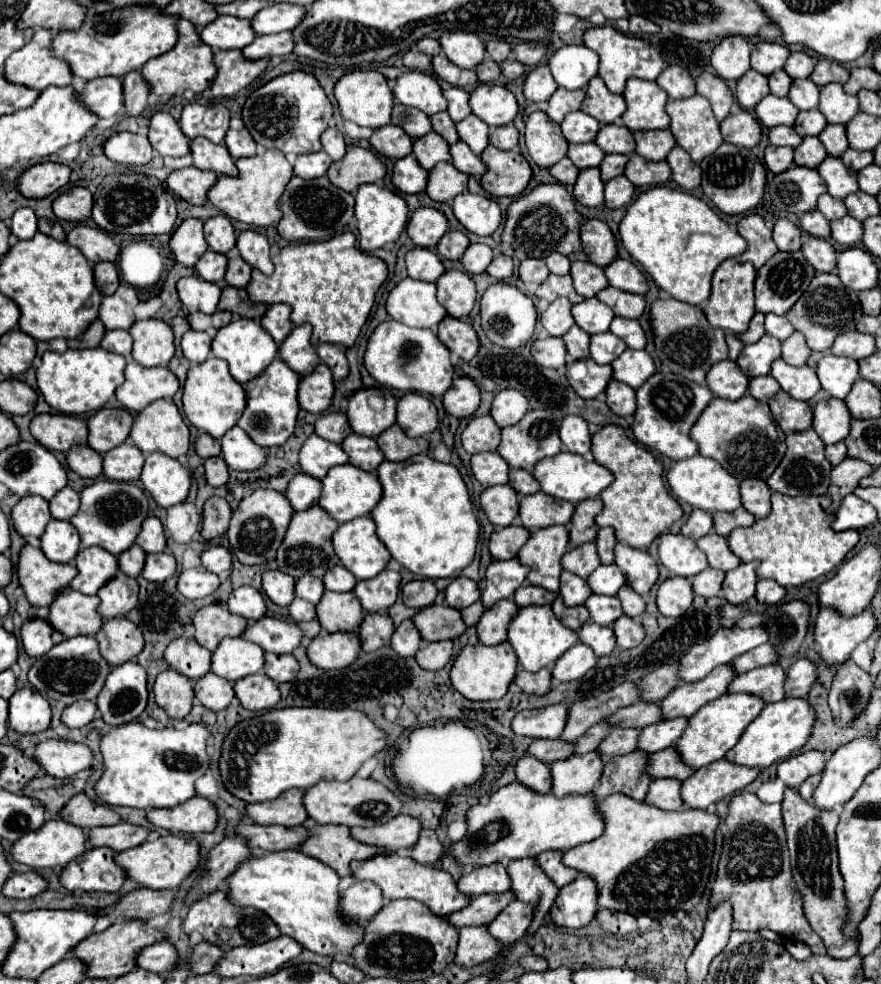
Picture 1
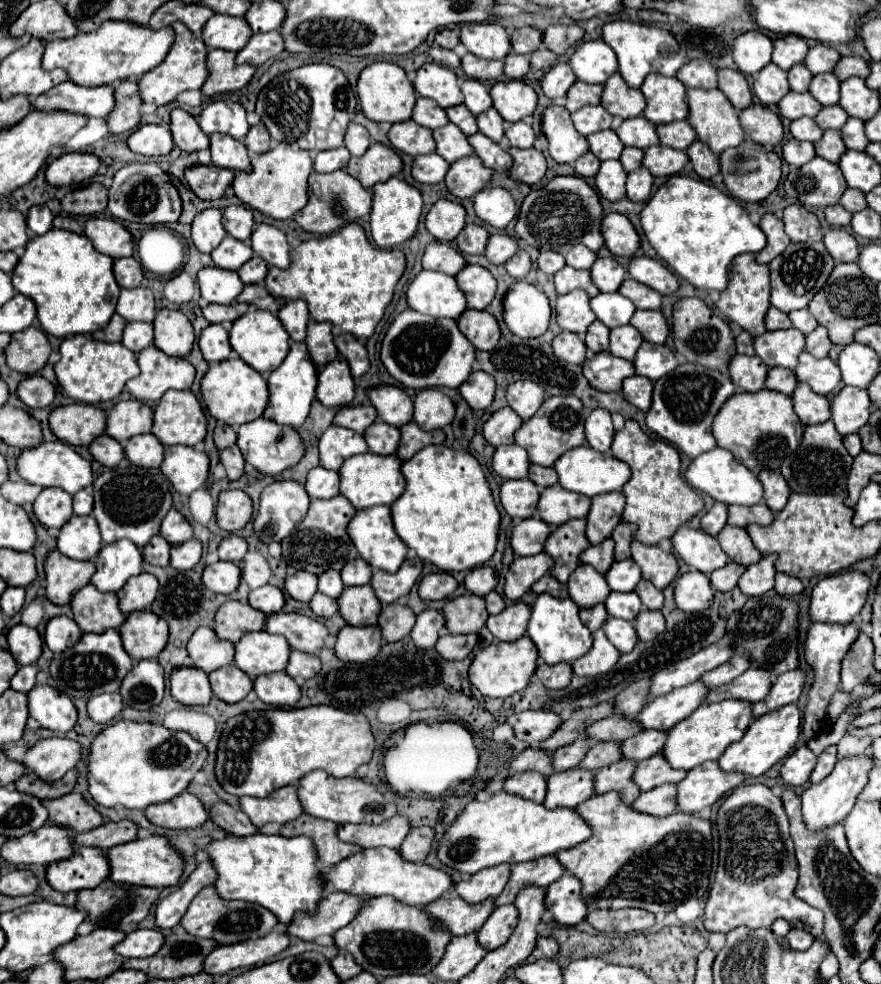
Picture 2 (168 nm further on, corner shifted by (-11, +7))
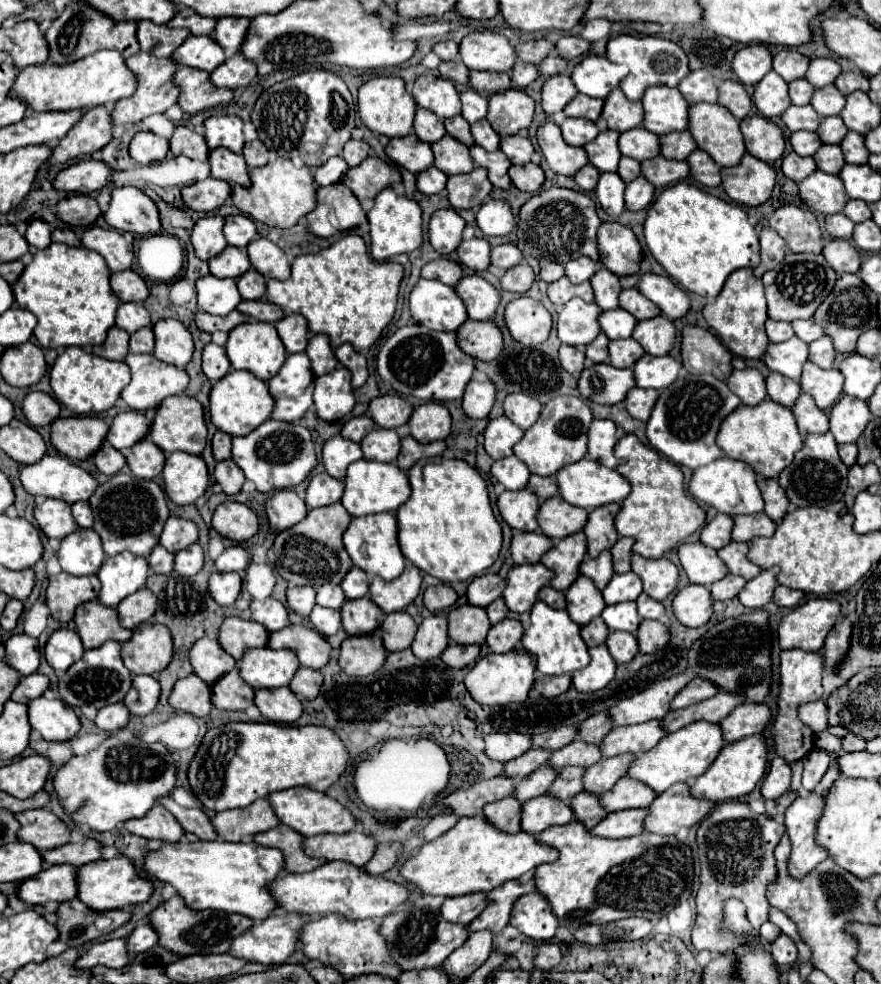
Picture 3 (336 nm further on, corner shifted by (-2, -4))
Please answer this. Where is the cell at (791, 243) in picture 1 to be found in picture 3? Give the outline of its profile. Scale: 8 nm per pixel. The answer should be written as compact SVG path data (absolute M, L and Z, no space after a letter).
M785 205L771 217L771 227L785 239L787 247L795 253L821 253L821 229L811 211Z

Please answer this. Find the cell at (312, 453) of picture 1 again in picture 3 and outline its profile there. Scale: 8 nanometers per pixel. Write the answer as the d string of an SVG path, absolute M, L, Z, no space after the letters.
M335 435L323 445L321 457L323 457L325 471L335 479L343 479L347 465L353 461L359 461L363 457L363 453L357 443L343 439L341 435Z

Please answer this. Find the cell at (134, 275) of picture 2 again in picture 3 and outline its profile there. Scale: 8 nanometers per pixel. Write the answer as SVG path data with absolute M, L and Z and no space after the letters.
M131 269L113 273L111 275L111 289L119 297L147 297L149 295L147 283Z

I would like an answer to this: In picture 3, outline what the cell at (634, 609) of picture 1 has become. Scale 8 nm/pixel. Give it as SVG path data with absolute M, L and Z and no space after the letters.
M639 595L639 599L635 601L637 603L637 611L639 611L639 617L641 619L659 619L663 615L663 605L655 599L651 599L649 595Z

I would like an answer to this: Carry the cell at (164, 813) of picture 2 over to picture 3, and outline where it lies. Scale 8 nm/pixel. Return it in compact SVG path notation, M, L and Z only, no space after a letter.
M155 805L141 819L129 819L125 823L125 829L145 839L161 839L169 843L175 843L185 835L179 821L169 811L165 811L163 805Z

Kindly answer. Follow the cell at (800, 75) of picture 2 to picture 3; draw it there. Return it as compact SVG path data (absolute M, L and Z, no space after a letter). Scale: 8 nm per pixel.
M795 79L791 81L789 85L789 97L791 97L791 103L793 105L807 105L811 95L813 95L813 87L807 79Z

